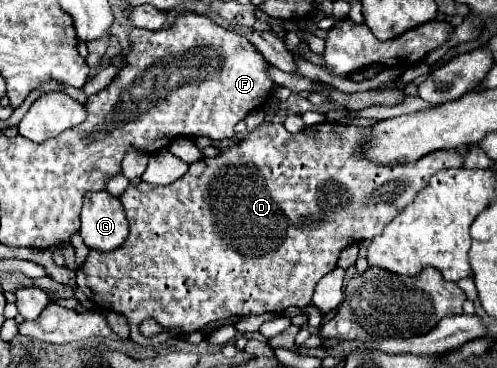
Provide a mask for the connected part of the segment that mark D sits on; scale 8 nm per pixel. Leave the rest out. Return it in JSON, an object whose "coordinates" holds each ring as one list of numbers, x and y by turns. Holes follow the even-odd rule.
{"coordinates":[[322,122,316,126,308,126,298,134,290,134,282,124,262,124,262,128,248,132,244,140,238,140,234,146,220,150,218,156,202,158,202,160,190,164,186,176,178,178,174,184,166,184,166,186,152,186,146,182,140,182,138,186,130,184,126,188,126,192,120,196,126,216,128,216,128,222,130,222,130,234,128,234,126,242,110,252,90,250,82,268,76,270,76,286,98,308,126,316,128,324,130,324,130,340,138,346,164,344,164,342,172,340,174,336,186,336,194,330,202,330,208,322,214,322,214,320,246,318,246,316,264,314,264,312,282,312,290,306,298,306,298,308,310,306,312,292,314,292,318,280,336,268,338,256,346,246,356,244,360,240,372,240,374,236,378,236,384,230,384,226,390,224,392,218,396,214,400,214,414,200,416,192,428,184,432,174,436,174,438,170,444,170,444,168,460,168,462,166,460,150,436,150,436,152,422,156,420,160,416,160,412,164,408,164,408,162,400,162,400,164,372,162,366,156,362,156,364,144,368,144,370,134,372,134,372,128,358,128,358,126,350,126,350,124,338,124,338,122],[144,318,156,318,164,330,156,338,144,338,138,332,138,326]]}

